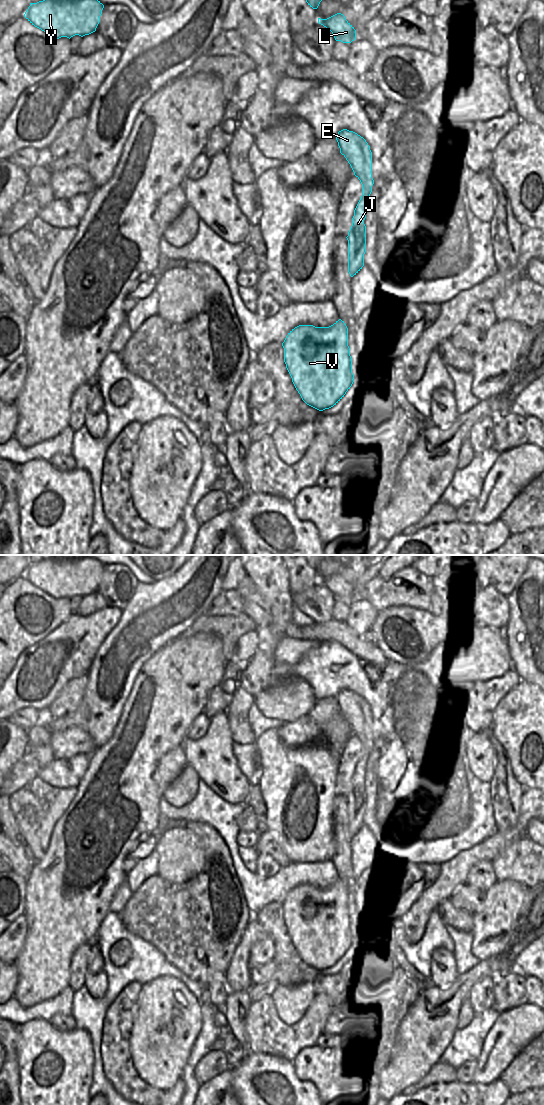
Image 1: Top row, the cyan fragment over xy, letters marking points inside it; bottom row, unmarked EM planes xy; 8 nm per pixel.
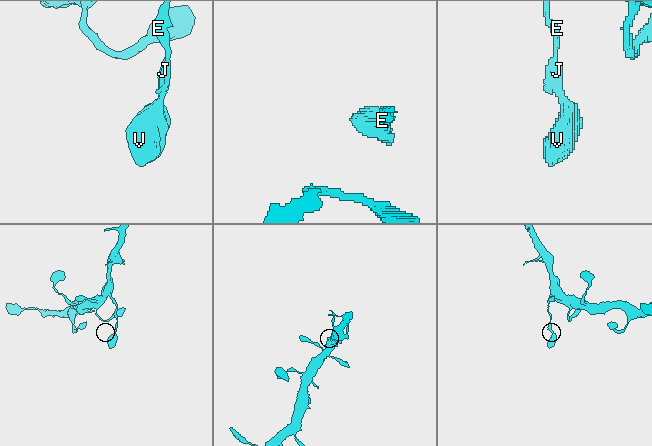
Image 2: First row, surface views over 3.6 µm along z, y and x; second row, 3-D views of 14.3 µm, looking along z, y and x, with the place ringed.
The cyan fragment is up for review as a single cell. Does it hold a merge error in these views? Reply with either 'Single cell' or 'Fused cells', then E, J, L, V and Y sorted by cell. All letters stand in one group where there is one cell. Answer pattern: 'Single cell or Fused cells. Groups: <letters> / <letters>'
Single cell. Groups: E J L V Y

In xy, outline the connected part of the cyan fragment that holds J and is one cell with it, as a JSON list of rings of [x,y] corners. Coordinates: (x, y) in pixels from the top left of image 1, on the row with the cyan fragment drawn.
[[[343,129],[336,136],[340,153],[350,164],[362,184],[362,196],[354,210],[348,240],[348,272],[351,277],[364,266],[366,252],[366,204],[372,192],[372,152],[366,140],[353,131]]]

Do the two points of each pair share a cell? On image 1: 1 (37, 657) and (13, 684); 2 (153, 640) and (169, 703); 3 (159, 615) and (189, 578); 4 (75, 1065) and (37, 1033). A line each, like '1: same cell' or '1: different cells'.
1: same cell
2: different cells
3: same cell
4: same cell

